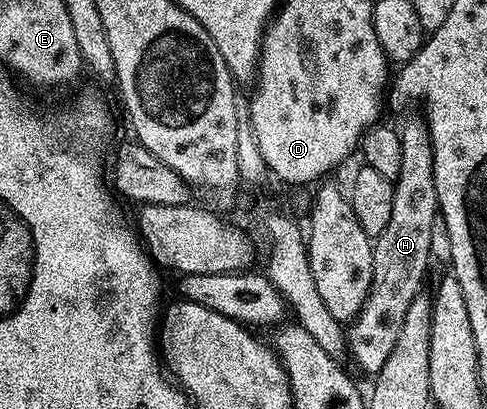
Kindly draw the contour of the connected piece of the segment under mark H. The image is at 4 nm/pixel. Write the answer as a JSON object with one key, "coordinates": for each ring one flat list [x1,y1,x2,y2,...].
{"coordinates":[[426,118,407,119,399,131,401,141,401,173,393,181,393,213,389,225,374,236,373,277,363,307,346,328,346,354,368,377,379,374,381,365,393,353,397,337,401,337,401,325,405,312,413,305,413,297,424,288,423,277,427,262,433,256,430,249,433,217,439,214,437,185,433,181,433,145]]}

